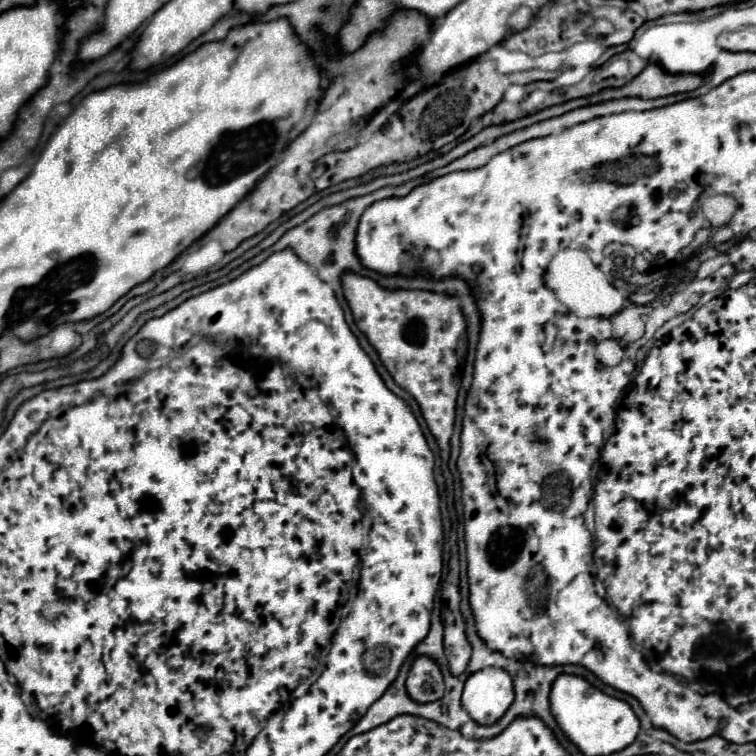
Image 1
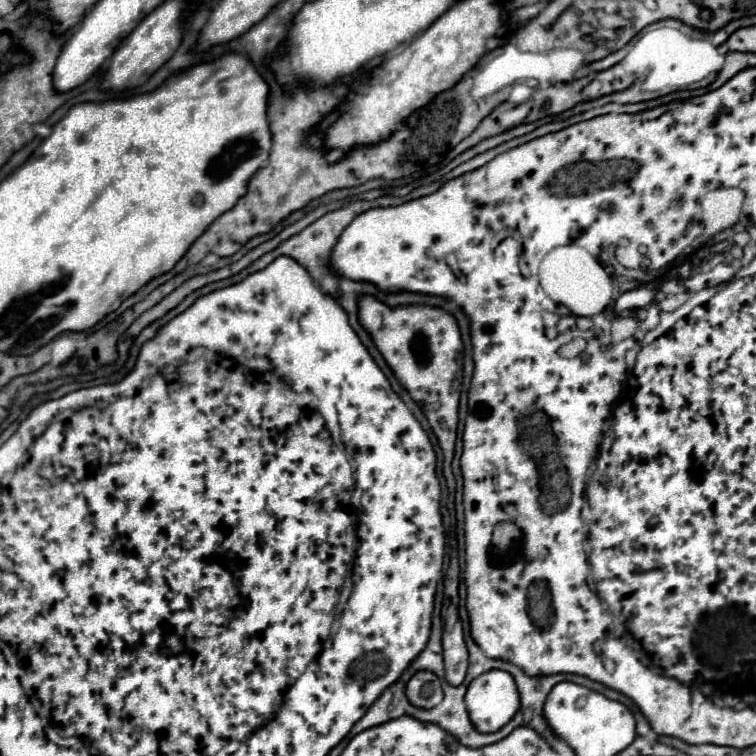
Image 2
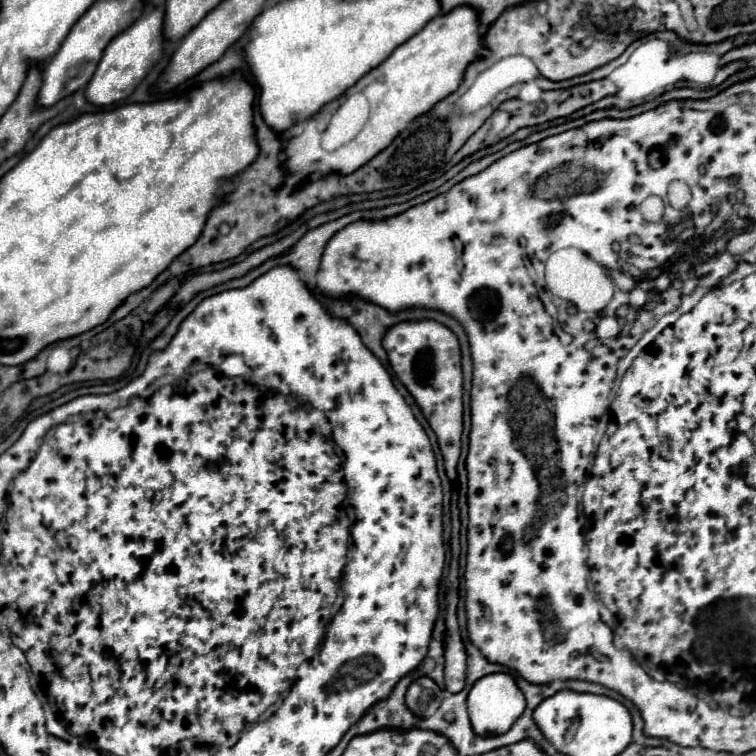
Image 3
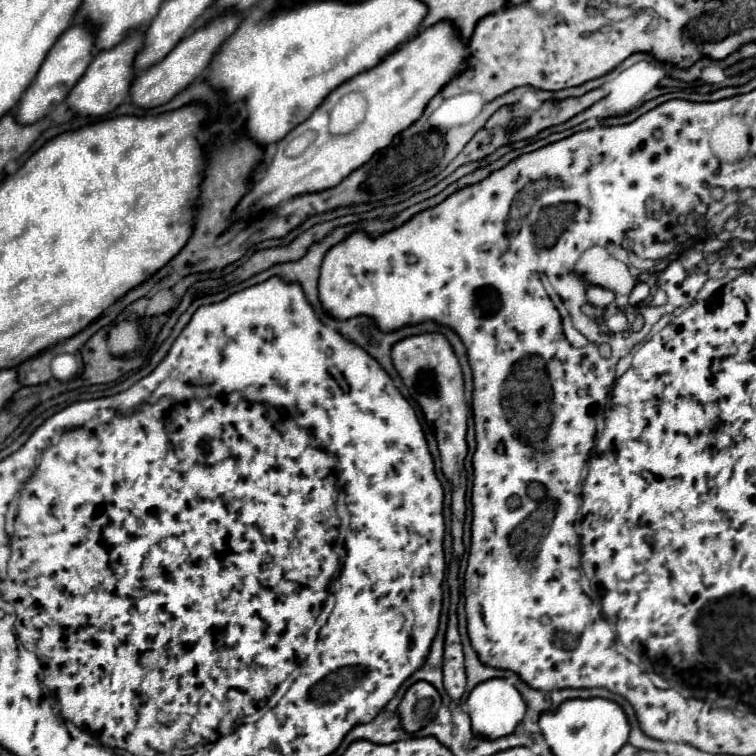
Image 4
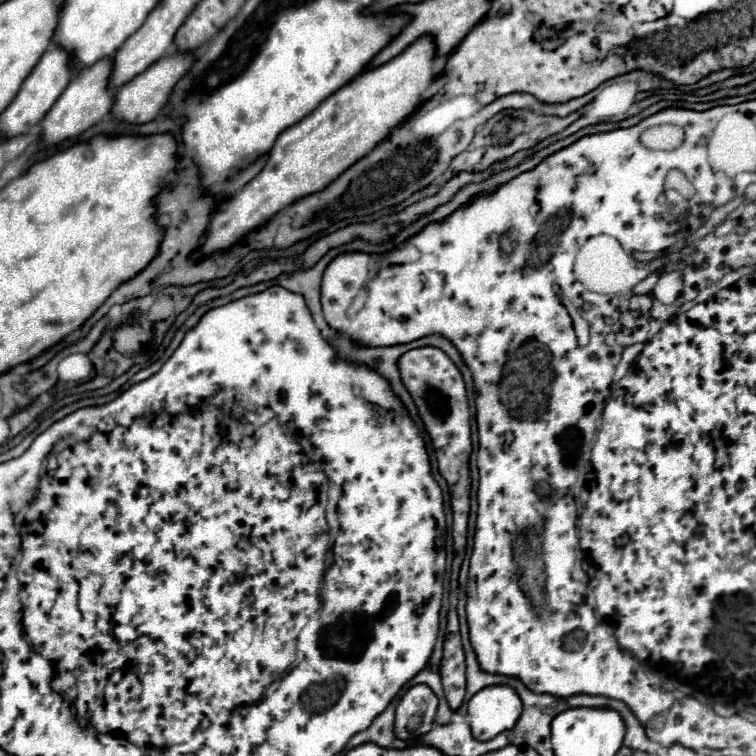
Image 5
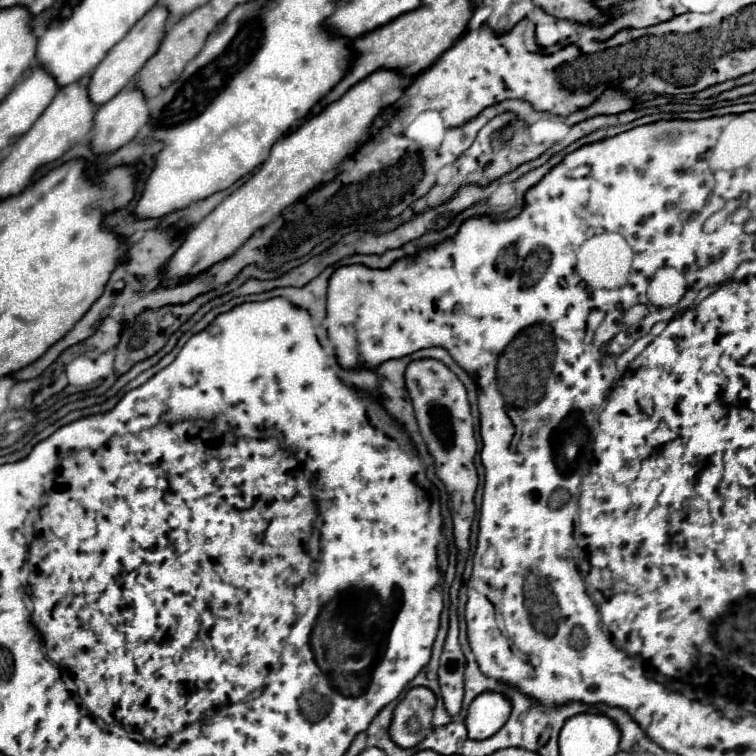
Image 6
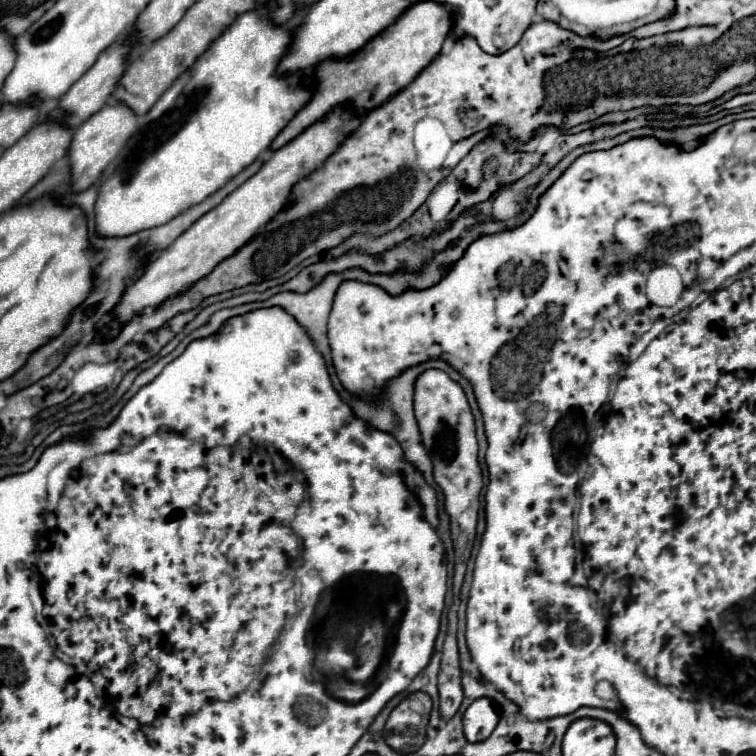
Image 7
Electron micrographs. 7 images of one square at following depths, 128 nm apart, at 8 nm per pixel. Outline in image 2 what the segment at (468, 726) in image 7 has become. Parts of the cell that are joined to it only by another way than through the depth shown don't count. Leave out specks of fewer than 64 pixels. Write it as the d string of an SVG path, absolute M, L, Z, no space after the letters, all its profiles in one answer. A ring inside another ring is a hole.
M504 670L484 672L472 680L464 702L472 724L480 732L500 730L520 708L516 684Z

